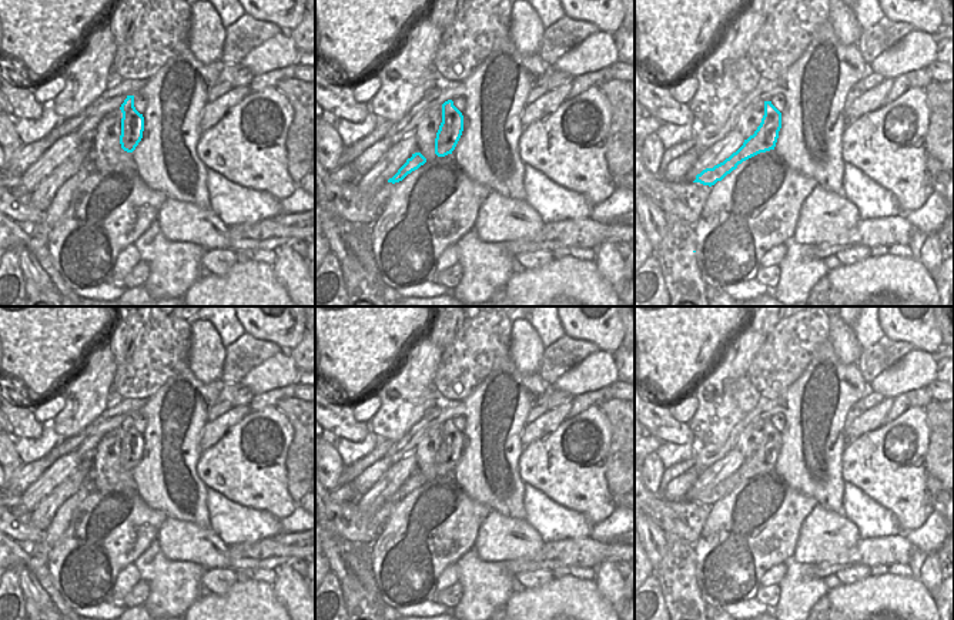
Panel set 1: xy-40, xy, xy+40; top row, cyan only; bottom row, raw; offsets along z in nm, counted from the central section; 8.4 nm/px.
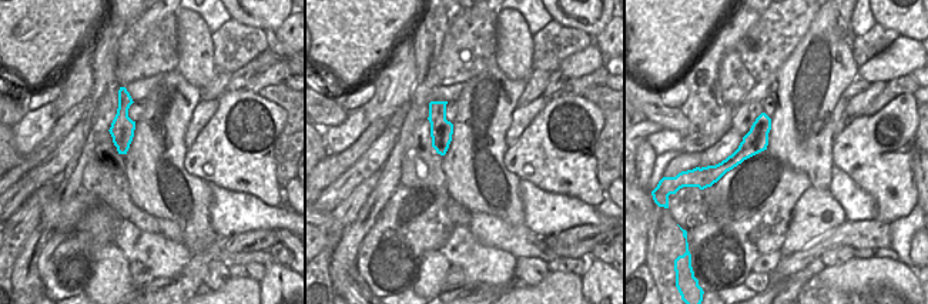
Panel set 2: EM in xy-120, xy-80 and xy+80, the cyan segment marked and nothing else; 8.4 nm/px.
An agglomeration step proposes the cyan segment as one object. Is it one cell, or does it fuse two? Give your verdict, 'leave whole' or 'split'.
split

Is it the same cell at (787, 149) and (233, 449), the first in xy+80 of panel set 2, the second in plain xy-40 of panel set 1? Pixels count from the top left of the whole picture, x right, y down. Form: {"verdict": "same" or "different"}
{"verdict": "different"}

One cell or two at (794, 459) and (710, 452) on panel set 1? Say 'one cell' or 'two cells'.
one cell

